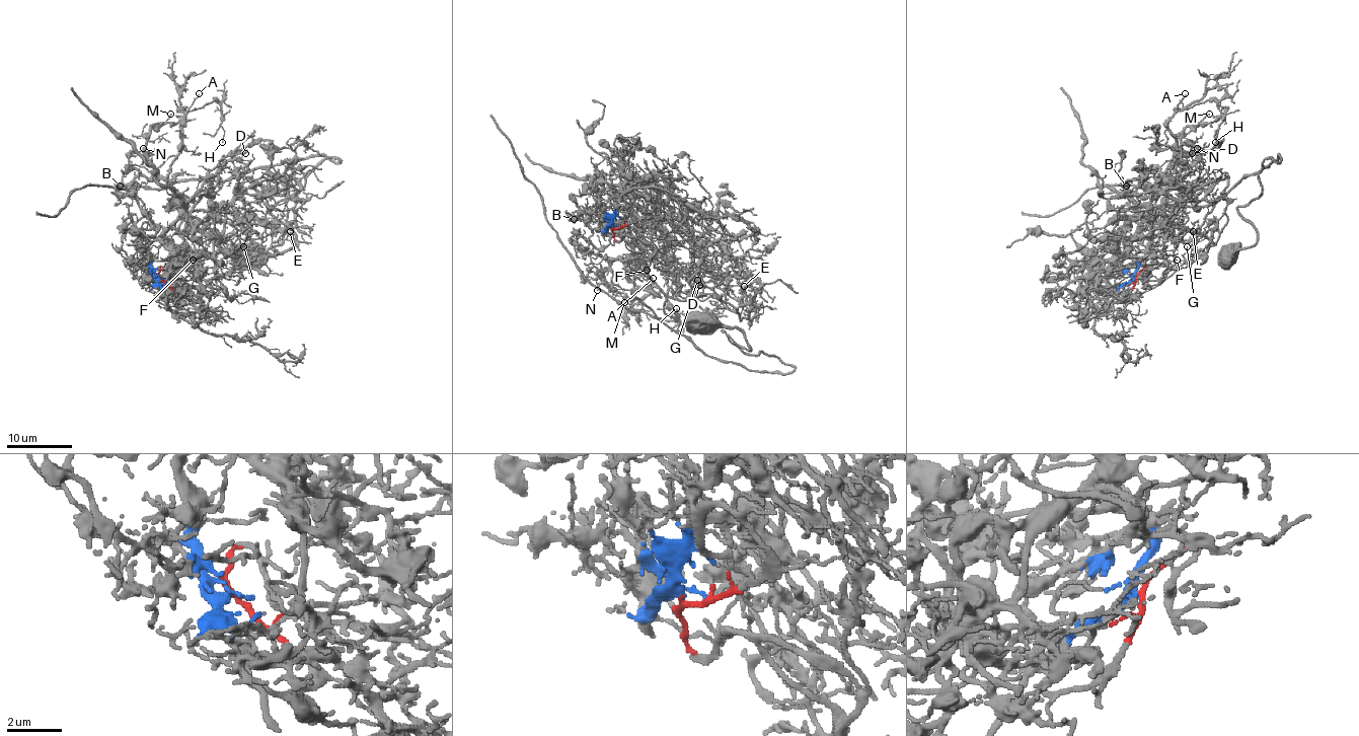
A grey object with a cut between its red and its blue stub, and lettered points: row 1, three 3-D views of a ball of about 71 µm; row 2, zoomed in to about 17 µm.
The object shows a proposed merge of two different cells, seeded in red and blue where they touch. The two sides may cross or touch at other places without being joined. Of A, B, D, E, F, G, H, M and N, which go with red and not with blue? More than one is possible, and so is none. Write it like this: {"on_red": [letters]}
{"on_red": ["E", "F", "G"]}

